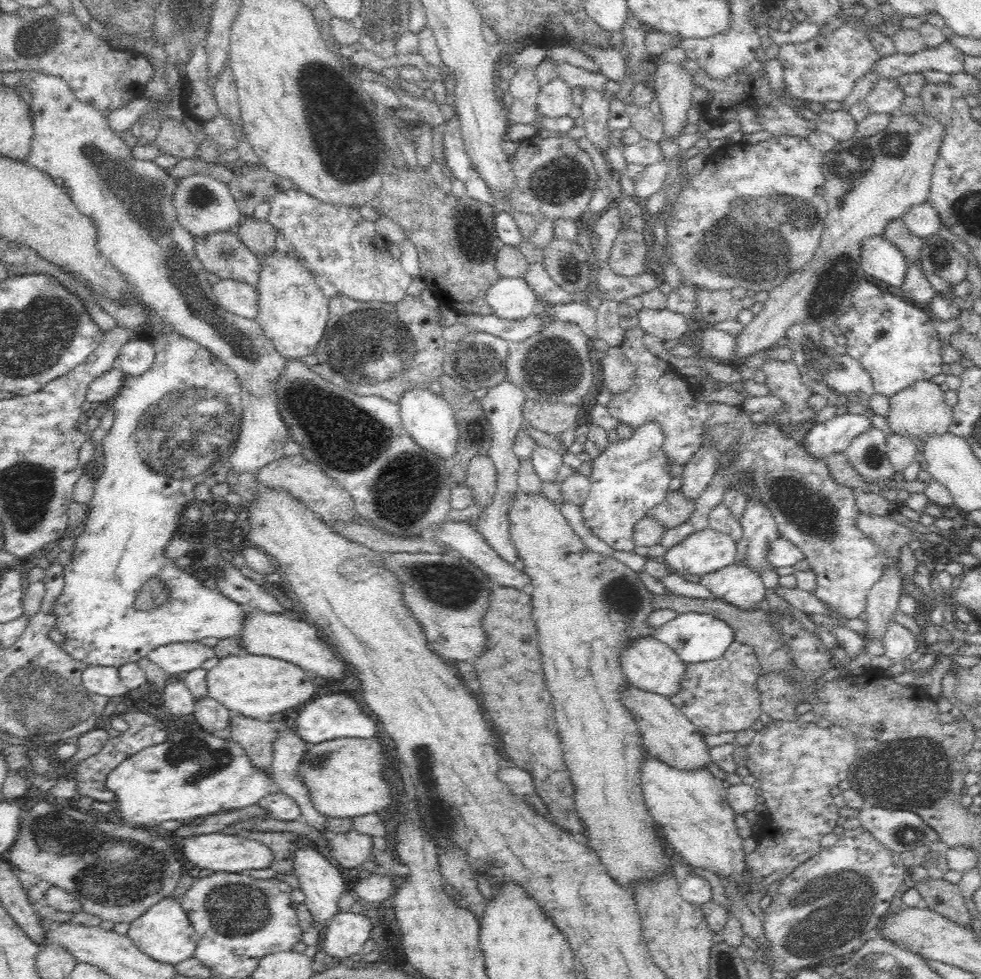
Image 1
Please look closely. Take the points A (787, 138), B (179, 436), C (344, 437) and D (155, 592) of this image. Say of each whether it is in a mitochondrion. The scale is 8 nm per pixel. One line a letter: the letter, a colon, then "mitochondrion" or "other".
A: other
B: mitochondrion
C: mitochondrion
D: mitochondrion

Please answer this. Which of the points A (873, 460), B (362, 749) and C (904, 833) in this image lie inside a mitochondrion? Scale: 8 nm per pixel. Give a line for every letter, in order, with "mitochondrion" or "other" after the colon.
A: mitochondrion
B: other
C: mitochondrion

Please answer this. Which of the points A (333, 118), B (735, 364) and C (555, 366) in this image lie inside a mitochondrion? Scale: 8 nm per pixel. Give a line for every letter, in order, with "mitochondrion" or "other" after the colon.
A: mitochondrion
B: other
C: mitochondrion

